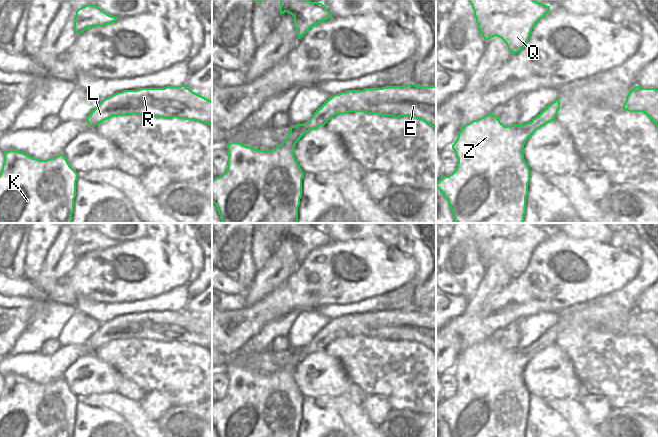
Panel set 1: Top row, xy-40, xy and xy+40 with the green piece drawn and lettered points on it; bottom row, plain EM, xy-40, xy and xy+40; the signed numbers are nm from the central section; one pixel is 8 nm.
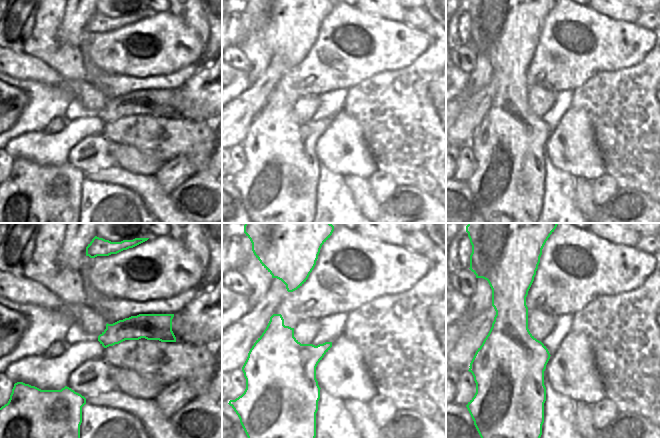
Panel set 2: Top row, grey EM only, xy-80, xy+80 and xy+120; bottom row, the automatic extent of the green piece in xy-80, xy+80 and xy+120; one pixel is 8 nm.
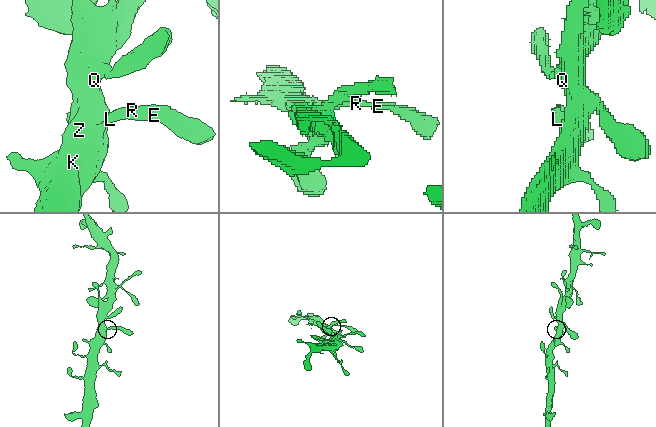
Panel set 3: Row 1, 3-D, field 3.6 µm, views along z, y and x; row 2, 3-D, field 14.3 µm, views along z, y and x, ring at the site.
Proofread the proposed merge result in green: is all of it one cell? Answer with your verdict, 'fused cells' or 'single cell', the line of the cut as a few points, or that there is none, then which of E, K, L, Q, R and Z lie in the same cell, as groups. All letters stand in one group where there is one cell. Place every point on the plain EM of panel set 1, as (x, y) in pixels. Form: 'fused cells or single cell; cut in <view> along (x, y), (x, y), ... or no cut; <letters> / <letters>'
single cell; no cut; E K L Q R Z

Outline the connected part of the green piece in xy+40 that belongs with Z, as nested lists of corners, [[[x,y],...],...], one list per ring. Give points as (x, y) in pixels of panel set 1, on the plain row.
[[[557,322],[525,348],[505,350],[490,337],[462,350],[452,369],[458,383],[456,393],[436,407],[452,437],[526,437],[530,393],[522,375],[526,365],[539,352],[553,345],[559,333]]]

